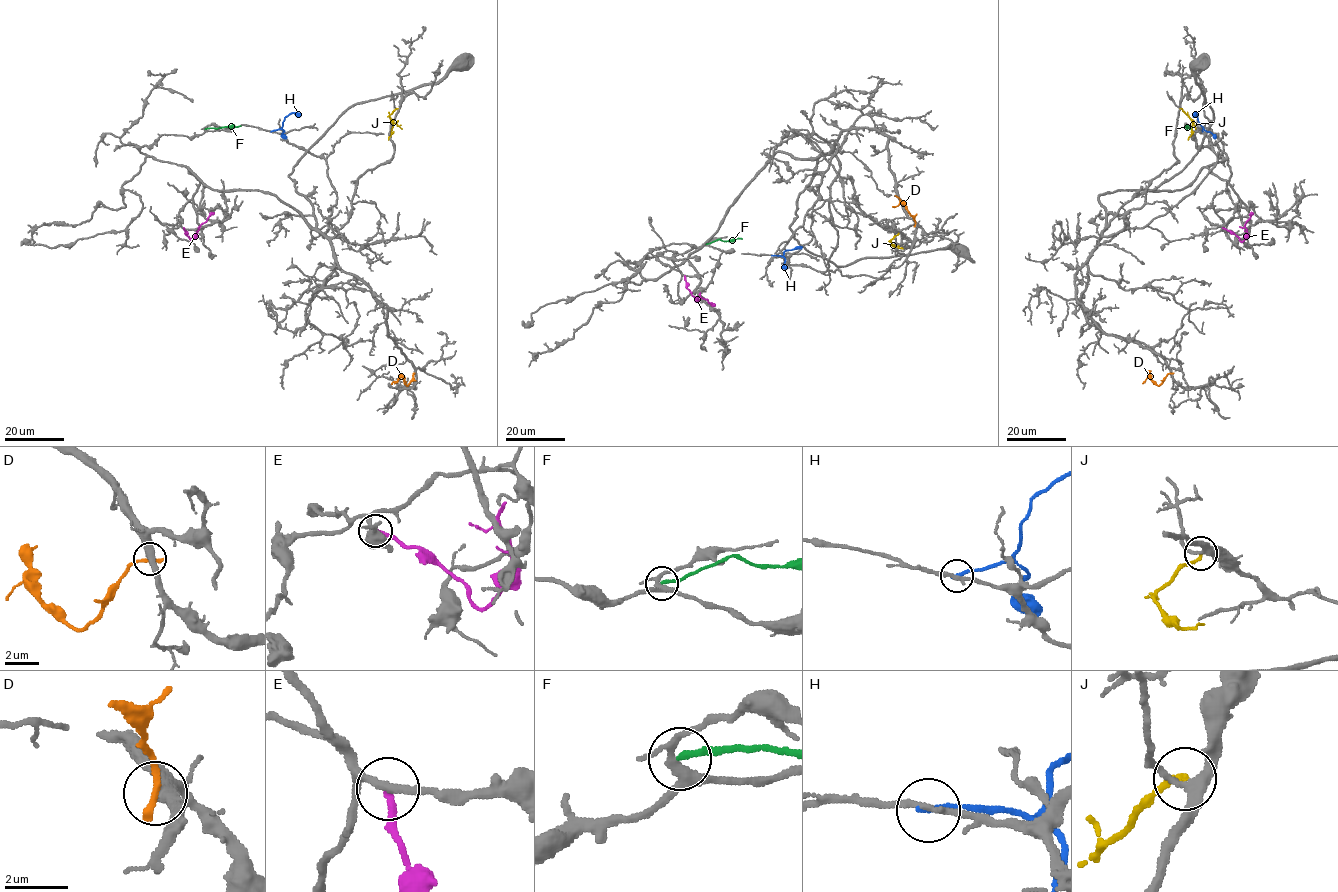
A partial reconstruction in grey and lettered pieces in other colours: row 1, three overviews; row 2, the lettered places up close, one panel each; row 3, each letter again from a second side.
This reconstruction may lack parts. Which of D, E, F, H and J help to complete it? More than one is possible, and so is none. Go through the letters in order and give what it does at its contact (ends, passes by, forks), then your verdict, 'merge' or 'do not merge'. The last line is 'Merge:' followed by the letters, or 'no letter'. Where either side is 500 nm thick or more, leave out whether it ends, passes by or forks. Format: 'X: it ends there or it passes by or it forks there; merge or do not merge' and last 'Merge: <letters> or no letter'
D: it ends there; do not merge
E: it ends there; do not merge
F: it ends there; do not merge
H: it ends there; do not merge
J: it ends there; do not merge
Merge: no letter

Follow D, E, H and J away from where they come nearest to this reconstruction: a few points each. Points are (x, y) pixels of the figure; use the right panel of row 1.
D: (1171, 373), (1159, 385), (1150, 377), (1154, 384)
E: (1223, 228), (1231, 230), (1241, 242), (1246, 233), (1244, 225), (1252, 212)
H: (1203, 131), (1197, 114), (1194, 114)
J: (1180, 109), (1192, 123), (1188, 140)

